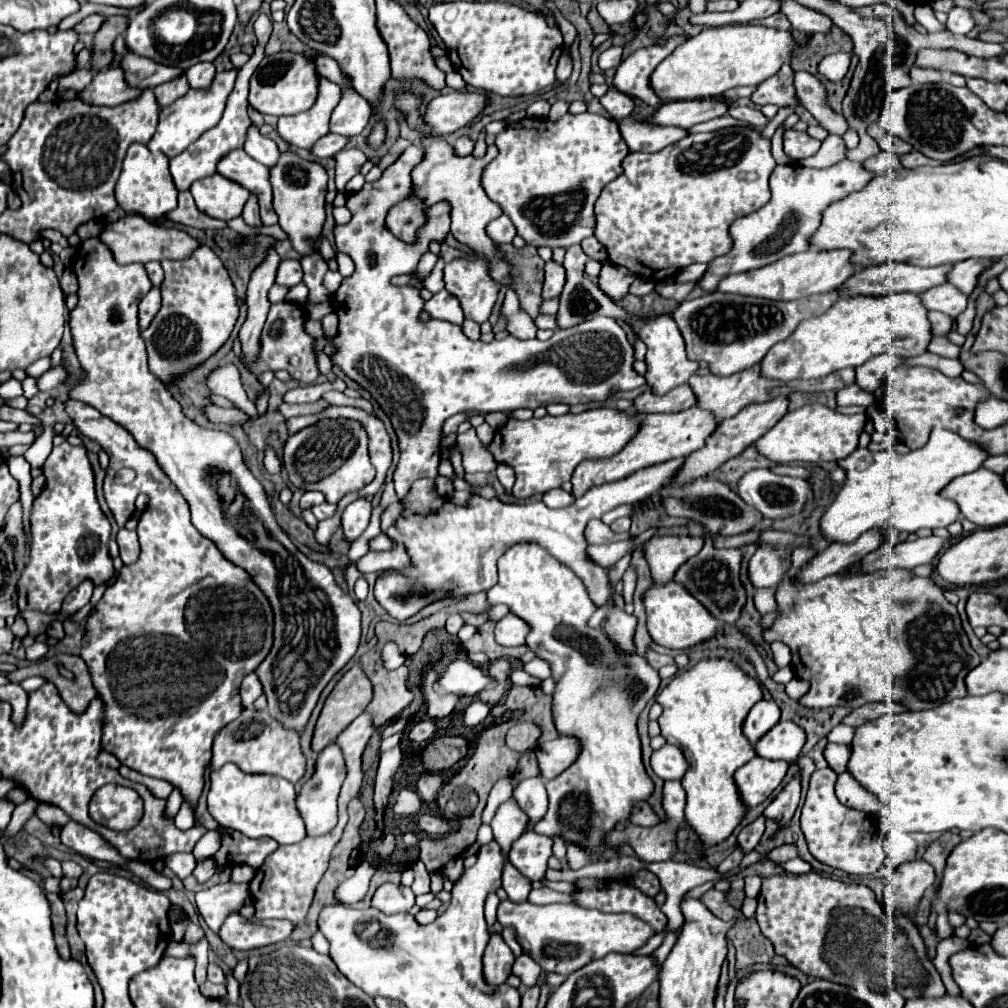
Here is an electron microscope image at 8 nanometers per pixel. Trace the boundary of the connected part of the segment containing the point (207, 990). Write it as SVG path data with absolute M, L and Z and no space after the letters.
M206 980L199 986L199 988L203 995L212 999L219 999L227 996L225 984L217 985Z

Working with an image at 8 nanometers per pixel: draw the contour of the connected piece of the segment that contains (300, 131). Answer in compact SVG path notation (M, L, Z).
M321 77L319 97L315 105L299 115L279 117L277 133L281 135L283 141L287 141L293 147L311 149L321 137L329 133L329 117L331 111L337 107L339 99L341 99L341 89L335 83Z

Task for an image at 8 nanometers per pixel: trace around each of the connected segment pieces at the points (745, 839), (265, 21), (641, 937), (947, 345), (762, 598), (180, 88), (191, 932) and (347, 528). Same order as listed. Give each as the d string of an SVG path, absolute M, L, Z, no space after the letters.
M759 817L757 821L753 821L751 825L747 825L747 827L741 829L741 833L739 833L739 837L737 837L739 847L741 847L745 853L753 851L753 849L757 847L757 843L761 841L763 831L765 831L765 817Z
M259 15L257 21L255 21L255 35L257 35L257 45L255 45L255 53L251 55L251 59L239 69L239 75L237 75L237 81L235 81L235 87L227 99L227 109L221 117L221 121L211 129L211 131L205 131L199 141L191 147L187 147L187 151L183 151L183 155L177 155L171 159L171 175L173 175L173 181L175 181L175 187L179 191L187 191L191 187L191 183L195 179L203 179L207 175L213 175L215 173L215 163L219 161L219 157L227 155L227 151L235 149L235 147L243 147L245 143L245 137L247 137L247 129L251 125L251 119L247 115L247 107L249 107L249 101L247 101L247 95L249 95L249 79L253 75L253 71L257 69L257 65L261 63L263 59L263 49L269 41L269 35L273 31L273 19L269 15Z
M501 901L497 909L497 921L501 927L513 927L515 939L523 947L523 953L541 965L547 973L571 975L593 959L601 959L607 953L633 953L651 935L651 925L635 919L627 913L599 913L597 909L585 909L577 905L553 903L553 905L533 905L529 901Z
M941 335L941 337L933 337L933 341L929 343L929 351L935 355L941 355L941 357L959 357L961 347L953 345L947 339L947 335Z
M763 589L755 593L755 607L761 615L775 611L775 597L773 597L775 589Z
M179 77L179 79L171 81L171 83L163 83L163 85L159 85L159 87L153 89L159 107L171 105L171 103L177 101L179 97L183 97L187 91L189 91L189 83L187 83L185 77Z
M185 919L183 921L185 925L187 925L187 933L185 933L185 941L189 941L189 943L193 943L193 941L199 941L205 933L203 933L203 929L199 927L199 925L195 925L193 921L189 921L189 919Z
M357 499L353 501L341 519L341 529L343 529L343 539L347 543L353 543L369 525L369 517L371 517L371 503L365 499Z

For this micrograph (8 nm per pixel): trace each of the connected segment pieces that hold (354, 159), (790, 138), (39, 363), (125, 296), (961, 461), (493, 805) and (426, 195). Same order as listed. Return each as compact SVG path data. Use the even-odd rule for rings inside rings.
M343 149L339 155L335 155L337 167L335 167L335 185L339 191L345 189L345 183L359 173L361 165L367 161L365 153L359 149Z
M787 129L785 135L783 135L783 141L785 141L787 157L791 157L795 161L801 161L805 157L815 155L819 151L819 147L821 147L821 141L809 137L807 133L795 131L795 129Z
M45 357L37 360L26 369L27 376L40 377L51 368L51 358Z
M97 237L83 241L76 251L72 269L78 280L79 300L77 307L69 313L69 327L77 359L85 369L87 377L75 385L75 389L71 391L71 399L95 407L99 413L129 431L139 447L153 453L159 467L189 503L191 523L197 527L197 531L211 539L225 559L245 569L251 581L265 593L275 617L275 637L269 655L255 669L255 675L263 685L269 715L283 727L295 729L301 737L321 691L335 677L335 673L345 667L345 663L355 655L359 647L361 613L353 597L335 583L331 569L303 555L281 529L263 485L253 477L253 473L243 461L237 439L231 433L205 429L187 419L181 411L179 401L173 399L171 391L149 371L145 341L137 325L139 299L143 299L143 295L147 295L147 291L151 289L145 267L137 263L127 267L117 265L111 251L107 251L107 247L103 247Z
M933 429L927 445L909 451L907 455L893 449L879 453L855 449L847 459L839 461L839 465L847 471L847 481L823 515L821 531L831 541L851 543L873 527L895 527L903 533L915 533L923 527L947 527L959 519L959 505L947 497L941 497L941 491L957 475L977 471L987 457L987 449L979 443L971 443L947 429ZM859 459L865 459L867 463L859 467Z
M505 777L501 781L497 781L497 785L491 789L487 804L482 813L482 822L489 824L493 819L498 807L507 801L513 793L513 785L511 785L511 779Z
M399 91L395 95L395 107L405 115L407 125L417 131L421 135L421 145L423 145L423 159L419 165L415 165L415 169L411 171L411 179L413 179L413 193L403 199L401 203L393 205L387 213L387 229L401 241L405 243L415 243L417 241L417 231L427 223L427 215L425 209L439 203L439 201L447 201L451 205L451 235L467 245L469 249L473 249L475 253L479 253L479 259L485 259L489 265L489 277L495 283L501 283L503 287L511 287L511 263L507 261L505 253L501 249L497 249L499 245L487 235L485 227L489 225L489 221L497 219L503 211L497 203L493 203L479 179L481 179L481 171L483 167L498 155L498 149L495 145L488 146L487 152L483 157L457 157L455 149L451 143L445 141L445 137L435 135L429 131L429 127L423 123L423 95L415 95L415 93L407 93L407 91Z

